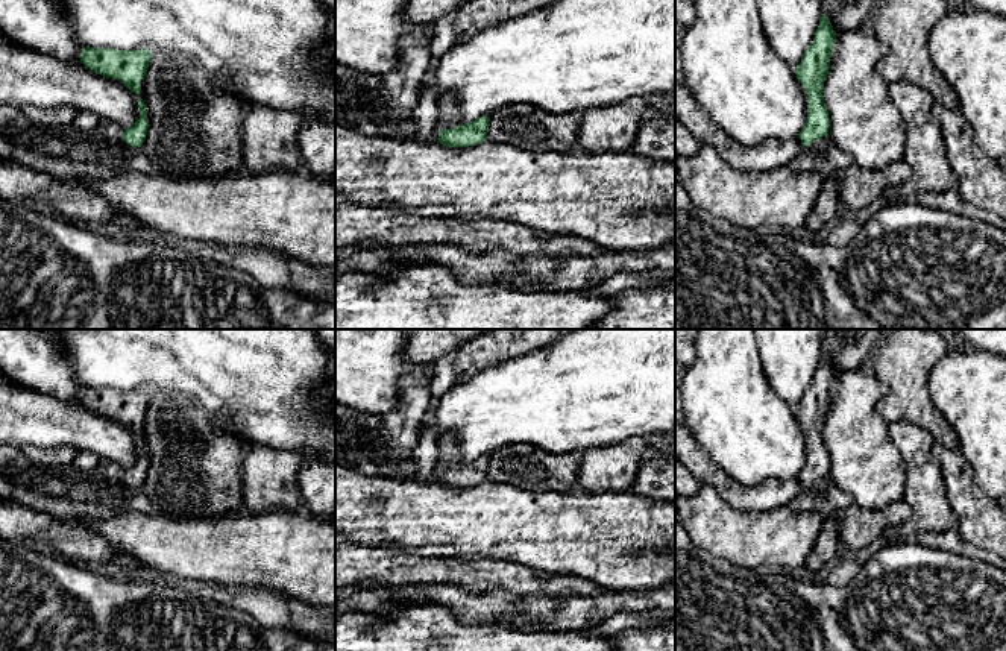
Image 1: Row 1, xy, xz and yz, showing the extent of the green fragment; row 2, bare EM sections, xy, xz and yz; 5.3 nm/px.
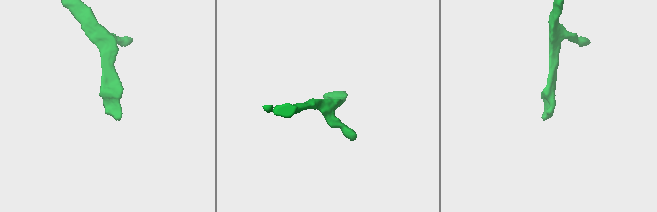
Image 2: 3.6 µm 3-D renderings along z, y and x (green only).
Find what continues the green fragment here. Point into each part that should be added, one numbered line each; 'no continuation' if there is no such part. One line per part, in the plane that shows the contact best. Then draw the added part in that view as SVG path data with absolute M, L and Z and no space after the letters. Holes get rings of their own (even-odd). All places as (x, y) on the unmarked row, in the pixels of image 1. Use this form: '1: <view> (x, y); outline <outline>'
1: xz (448, 449); outline M446 434L439 439L439 469L454 469L460 464L460 448L455 434Z

